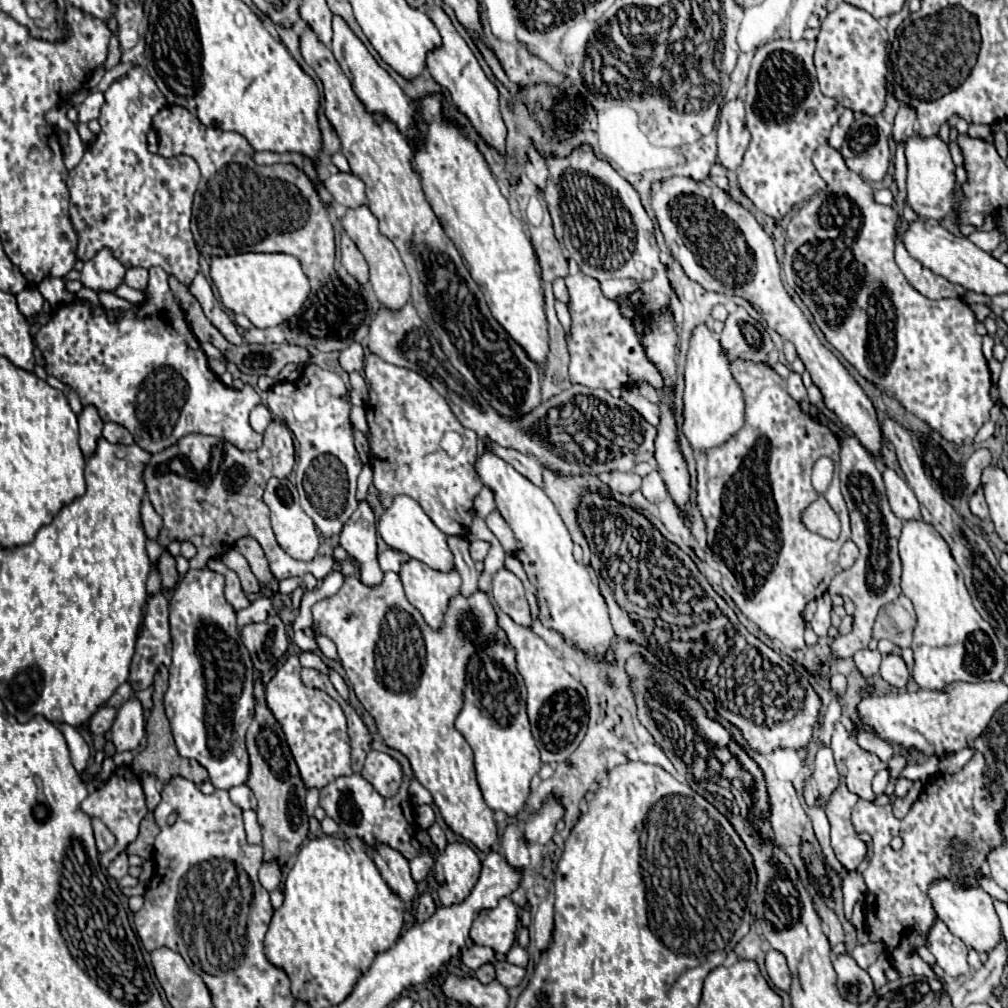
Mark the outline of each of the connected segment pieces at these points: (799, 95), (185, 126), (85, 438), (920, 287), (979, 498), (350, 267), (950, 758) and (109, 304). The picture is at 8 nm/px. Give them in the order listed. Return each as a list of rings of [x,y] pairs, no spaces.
[[[775,40],[761,46],[755,52],[747,76],[745,106],[735,98],[723,106],[719,116],[717,162],[727,170],[737,170],[741,192],[763,214],[775,220],[781,220],[795,204],[809,200],[827,186],[815,170],[811,156],[827,142],[843,106],[821,94],[813,66],[813,50],[815,42],[811,40]]]
[[[165,106],[153,116],[153,130],[159,134],[159,154],[177,156],[187,154],[195,158],[201,168],[201,180],[193,200],[193,222],[191,230],[199,252],[205,256],[221,256],[233,252],[289,252],[299,258],[307,276],[319,276],[333,270],[335,242],[333,226],[329,220],[327,206],[319,200],[313,182],[293,164],[257,166],[253,162],[255,150],[245,136],[237,132],[225,132],[219,128],[205,128],[197,116],[181,106]]]
[[[83,406],[81,414],[77,416],[79,420],[79,446],[85,456],[93,454],[93,448],[97,446],[97,438],[101,436],[103,422],[99,418],[99,412],[95,406]]]
[[[899,238],[895,240],[895,262],[901,268],[901,272],[905,274],[907,282],[917,292],[921,292],[927,298],[933,298],[933,300],[939,300],[939,298],[961,298],[965,294],[965,288],[945,280],[943,276],[937,276],[937,274],[929,272],[929,268],[925,268],[921,262],[917,262],[905,250],[905,244]]]
[[[979,486],[973,496],[969,498],[969,506],[971,506],[971,512],[979,518],[987,518],[989,516],[989,510],[987,510],[987,502],[985,502],[985,496],[983,496],[983,486]]]
[[[341,236],[341,262],[347,268],[347,272],[361,284],[367,286],[369,284],[369,266],[365,262],[365,258],[361,256],[359,248],[353,244],[353,240],[349,240],[349,236]]]
[[[963,748],[963,750],[957,752],[957,754],[947,754],[947,756],[941,758],[941,762],[939,762],[939,770],[941,770],[941,772],[949,772],[949,774],[959,772],[959,770],[967,764],[967,760],[969,760],[971,754],[973,754],[971,748]]]
[[[99,290],[97,296],[99,296],[99,302],[101,302],[107,310],[119,310],[119,312],[125,312],[127,308],[133,308],[131,302],[127,302],[127,300],[123,300],[123,298],[115,296],[113,292],[103,292],[103,290]]]

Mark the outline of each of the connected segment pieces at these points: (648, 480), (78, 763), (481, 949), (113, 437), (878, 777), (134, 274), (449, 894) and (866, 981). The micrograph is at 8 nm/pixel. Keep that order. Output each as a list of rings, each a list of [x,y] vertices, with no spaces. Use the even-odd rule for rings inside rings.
[[[651,470],[647,476],[641,478],[641,492],[649,502],[663,502],[667,498],[667,488],[657,470]]]
[[[61,722],[61,724],[57,724],[57,728],[63,732],[63,736],[67,740],[67,746],[69,746],[69,752],[71,752],[71,762],[73,762],[75,770],[83,772],[85,766],[87,766],[87,760],[89,760],[89,746],[85,744],[81,734],[73,726]]]
[[[473,944],[471,948],[463,950],[461,960],[463,960],[463,964],[465,964],[467,968],[477,970],[481,964],[495,962],[495,958],[493,958],[493,956],[495,956],[495,952],[493,952],[491,948],[485,948],[485,946],[477,946],[477,944]]]
[[[107,422],[107,424],[105,424],[103,438],[109,440],[112,444],[131,445],[135,443],[131,432],[129,432],[127,428],[123,428],[121,424],[115,424],[115,422]]]
[[[879,770],[879,772],[875,774],[875,778],[873,778],[873,790],[875,790],[875,794],[881,796],[881,794],[885,792],[887,780],[889,780],[889,772],[887,772],[887,770]]]
[[[127,268],[125,272],[125,284],[135,288],[135,290],[143,290],[147,284],[147,270],[145,268]]]
[[[465,842],[447,844],[447,848],[435,860],[435,880],[439,884],[437,894],[439,894],[441,904],[449,906],[449,904],[459,904],[461,900],[465,900],[465,896],[469,896],[469,892],[473,890],[473,886],[479,878],[479,872],[481,872],[479,856],[475,854],[475,850],[469,844],[465,844]]]
[[[839,954],[833,960],[833,968],[837,972],[837,988],[843,998],[851,996],[853,1004],[863,1004],[873,996],[875,988],[871,976],[859,968],[849,954]]]

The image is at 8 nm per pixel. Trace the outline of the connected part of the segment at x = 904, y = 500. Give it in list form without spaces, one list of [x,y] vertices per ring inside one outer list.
[[[883,466],[883,482],[887,488],[887,498],[893,514],[901,520],[919,520],[921,518],[919,502],[909,484],[905,482],[905,478],[901,478],[895,470]]]

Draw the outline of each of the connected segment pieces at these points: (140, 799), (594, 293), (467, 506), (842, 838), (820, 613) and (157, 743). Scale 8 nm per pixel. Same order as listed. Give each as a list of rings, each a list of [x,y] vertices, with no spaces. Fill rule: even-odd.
[[[119,766],[113,770],[113,774],[109,776],[109,780],[105,782],[103,788],[99,790],[93,790],[85,800],[83,800],[83,810],[89,814],[89,816],[97,816],[117,838],[115,846],[107,852],[101,854],[103,862],[109,864],[111,860],[117,858],[119,852],[123,852],[131,840],[137,838],[137,832],[139,832],[139,824],[141,820],[145,818],[147,814],[147,806],[145,806],[145,794],[143,794],[143,788],[141,788],[141,782],[139,778],[133,774],[133,770],[129,766]]]
[[[583,272],[575,274],[575,276],[567,276],[565,278],[567,288],[569,288],[569,314],[571,314],[571,336],[567,336],[567,344],[569,344],[569,354],[571,354],[571,364],[569,364],[569,376],[573,384],[583,384],[589,388],[603,388],[603,390],[611,390],[611,388],[621,388],[621,384],[635,384],[635,382],[649,382],[655,390],[661,390],[661,376],[657,376],[657,368],[653,368],[653,364],[649,364],[649,360],[645,360],[645,350],[641,348],[641,342],[637,340],[639,336],[639,326],[637,324],[629,324],[629,320],[625,320],[617,308],[617,300],[605,300],[599,284],[595,278],[585,276]]]
[[[371,354],[365,360],[365,378],[371,386],[367,404],[367,422],[371,432],[369,446],[377,460],[371,462],[373,484],[379,492],[381,504],[389,504],[397,494],[407,494],[421,504],[441,532],[459,536],[469,534],[473,500],[483,488],[473,468],[473,460],[477,458],[477,434],[459,424],[447,400],[417,372],[399,368]],[[447,430],[459,432],[465,440],[465,448],[455,458],[449,458],[439,446],[441,434]]]
[[[839,778],[839,786],[831,792],[827,802],[821,798],[815,800],[815,808],[823,810],[829,820],[835,856],[847,870],[855,870],[867,852],[865,842],[859,840],[859,834],[851,823],[851,811],[858,800],[859,797],[848,790],[845,778]]]
[[[823,594],[817,600],[817,612],[811,620],[811,626],[817,636],[827,636],[827,630],[831,626],[831,596],[829,594]]]
[[[159,666],[157,674],[155,674],[155,682],[153,682],[153,710],[147,718],[147,746],[143,752],[139,752],[135,758],[133,758],[133,768],[137,770],[139,776],[145,776],[145,774],[155,774],[161,782],[167,782],[171,776],[183,776],[187,780],[193,780],[195,784],[201,784],[203,780],[207,780],[207,772],[205,768],[199,766],[197,760],[189,760],[189,758],[183,758],[179,756],[175,744],[173,744],[173,734],[169,732],[169,720],[165,716],[165,710],[163,710],[163,694],[165,694],[165,684],[167,684],[167,668],[165,666]]]

